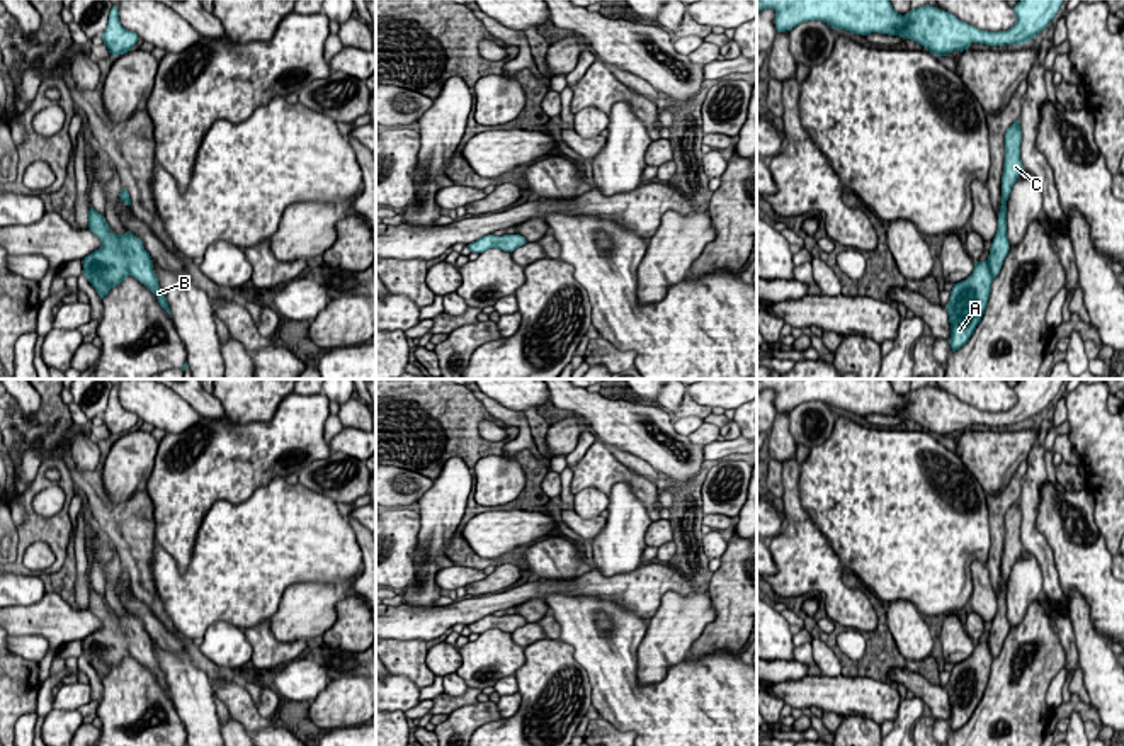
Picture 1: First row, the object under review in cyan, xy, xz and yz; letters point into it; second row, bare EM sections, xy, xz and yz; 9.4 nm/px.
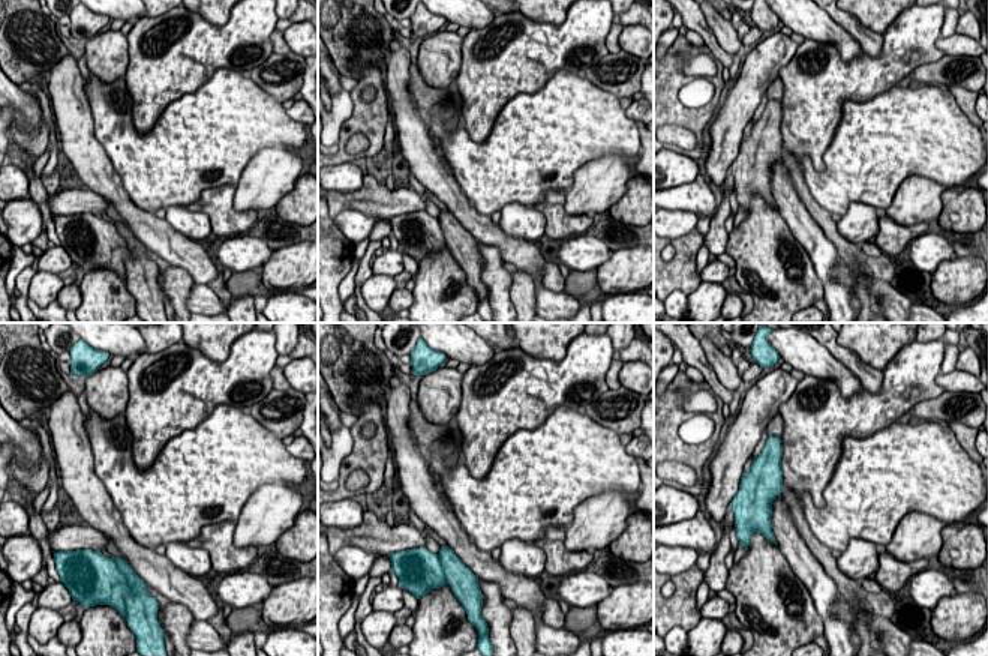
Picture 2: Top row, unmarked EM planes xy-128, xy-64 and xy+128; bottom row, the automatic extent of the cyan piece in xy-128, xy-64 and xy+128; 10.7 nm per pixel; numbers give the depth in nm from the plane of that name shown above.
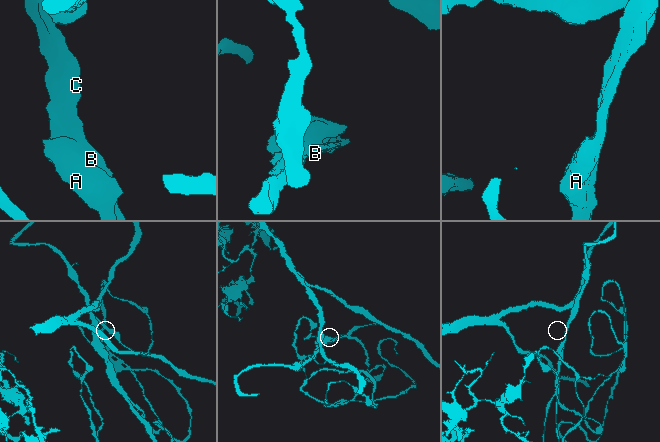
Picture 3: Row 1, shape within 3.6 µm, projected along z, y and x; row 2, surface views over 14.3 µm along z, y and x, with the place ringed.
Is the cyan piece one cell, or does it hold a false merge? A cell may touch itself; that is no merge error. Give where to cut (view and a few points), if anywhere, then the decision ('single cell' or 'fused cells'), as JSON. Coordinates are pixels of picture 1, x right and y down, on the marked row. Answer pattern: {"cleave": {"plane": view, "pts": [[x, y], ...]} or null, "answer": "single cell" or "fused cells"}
{"cleave": null, "answer": "single cell"}

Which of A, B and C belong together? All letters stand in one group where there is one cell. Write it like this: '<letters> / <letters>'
A B C

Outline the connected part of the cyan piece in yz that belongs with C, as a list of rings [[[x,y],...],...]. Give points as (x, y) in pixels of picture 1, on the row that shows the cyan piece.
[[[1015,121],[1005,133],[1005,163],[1002,177],[1002,206],[998,212],[998,229],[993,238],[986,262],[976,262],[973,274],[951,291],[949,302],[945,304],[951,323],[951,348],[952,352],[964,347],[981,321],[988,306],[991,282],[998,275],[1005,257],[1008,255],[1007,236],[1007,201],[1012,187],[1024,170],[1020,160],[1022,131],[1020,121]]]

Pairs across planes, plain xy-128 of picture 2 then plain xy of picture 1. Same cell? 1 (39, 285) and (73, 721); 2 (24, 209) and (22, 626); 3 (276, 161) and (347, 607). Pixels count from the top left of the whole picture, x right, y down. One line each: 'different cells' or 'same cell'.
1: same cell
2: different cells
3: different cells

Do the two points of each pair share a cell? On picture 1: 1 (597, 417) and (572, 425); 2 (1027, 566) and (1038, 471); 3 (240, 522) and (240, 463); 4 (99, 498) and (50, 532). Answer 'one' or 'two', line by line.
1: two
2: two
3: two
4: two

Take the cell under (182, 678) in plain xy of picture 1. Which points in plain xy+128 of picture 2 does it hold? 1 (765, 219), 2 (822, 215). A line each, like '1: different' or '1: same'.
1: different
2: different

